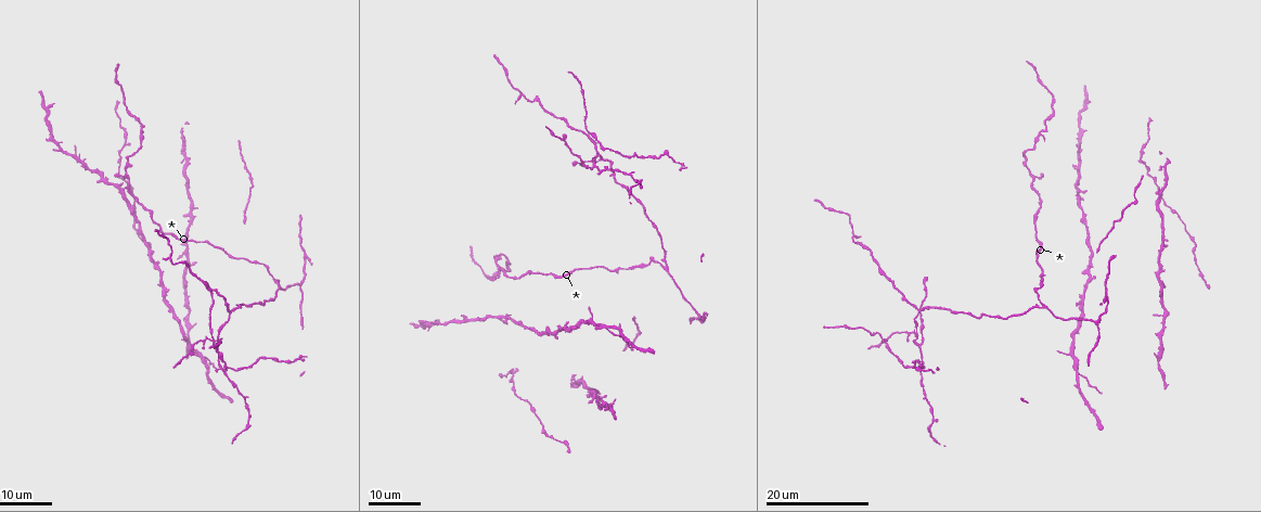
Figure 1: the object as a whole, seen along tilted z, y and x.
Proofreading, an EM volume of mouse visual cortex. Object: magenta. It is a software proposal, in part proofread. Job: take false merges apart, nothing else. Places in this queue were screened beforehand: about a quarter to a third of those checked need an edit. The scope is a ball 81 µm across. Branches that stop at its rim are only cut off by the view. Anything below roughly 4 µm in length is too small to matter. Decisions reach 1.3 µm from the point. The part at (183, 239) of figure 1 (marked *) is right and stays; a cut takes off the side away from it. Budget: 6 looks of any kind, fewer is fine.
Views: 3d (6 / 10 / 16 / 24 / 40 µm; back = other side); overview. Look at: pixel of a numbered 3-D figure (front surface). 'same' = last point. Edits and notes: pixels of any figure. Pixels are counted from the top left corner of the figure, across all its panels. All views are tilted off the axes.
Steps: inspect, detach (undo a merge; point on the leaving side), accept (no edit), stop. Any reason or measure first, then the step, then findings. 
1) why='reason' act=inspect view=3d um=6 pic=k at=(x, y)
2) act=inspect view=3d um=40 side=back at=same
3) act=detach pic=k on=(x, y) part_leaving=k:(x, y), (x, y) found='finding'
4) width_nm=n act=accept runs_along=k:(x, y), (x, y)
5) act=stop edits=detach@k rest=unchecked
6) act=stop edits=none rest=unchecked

why='arms part here' act=inspect view=3d um=16 pic=1 at=(667, 269)

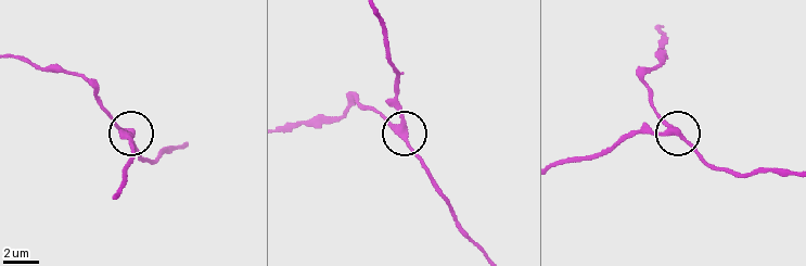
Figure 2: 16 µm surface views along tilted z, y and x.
why='closer look' act=inspect view=3d um=6 pic=2 at=(669, 134)

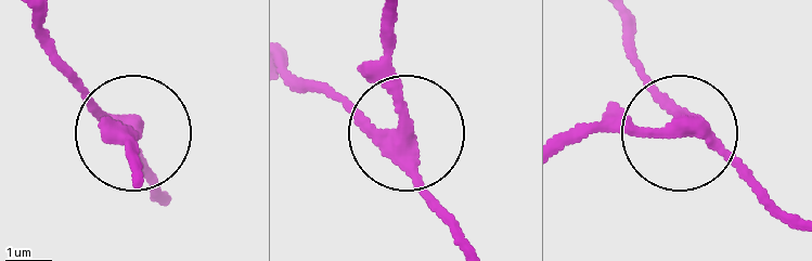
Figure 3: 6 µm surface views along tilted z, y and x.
arms=3 act=accept runs_along=3:(291, 73), (406, 133), (424, 193), (458, 242) found='all the same neuron'

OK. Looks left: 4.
why='sudden change in width' act=inspect view=3d um=24 pic=1 at=(120, 176)

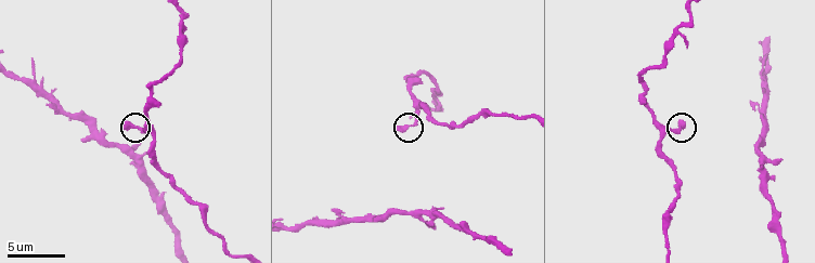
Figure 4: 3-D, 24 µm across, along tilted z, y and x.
why='closer look' act=inspect view=3d um=10 pic=4 at=(127, 127)

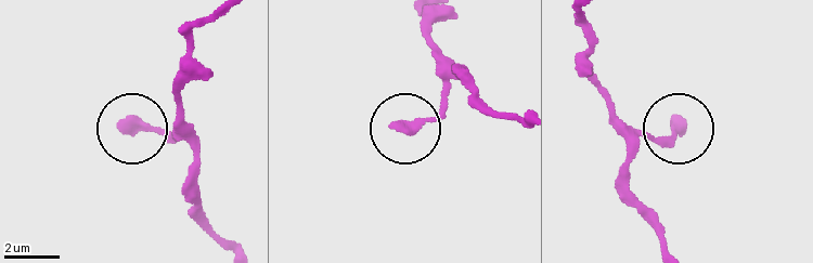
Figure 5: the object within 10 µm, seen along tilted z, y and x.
width_nm=460 act=accept found='one neuron here'

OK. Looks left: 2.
why='branch point' act=inspect view=3d um=16 pic=4 at=(422, 214)

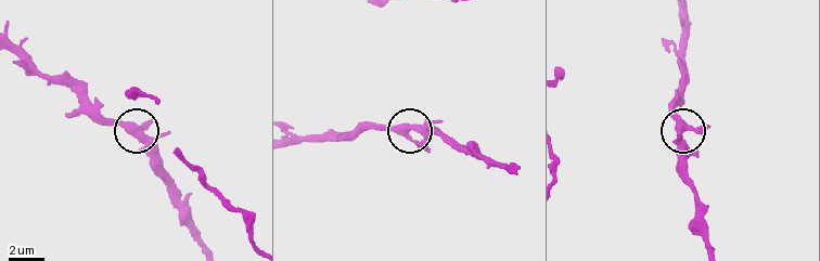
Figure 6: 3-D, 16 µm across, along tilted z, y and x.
act=inspect view=3d um=6 pic=6 at=(680, 131)

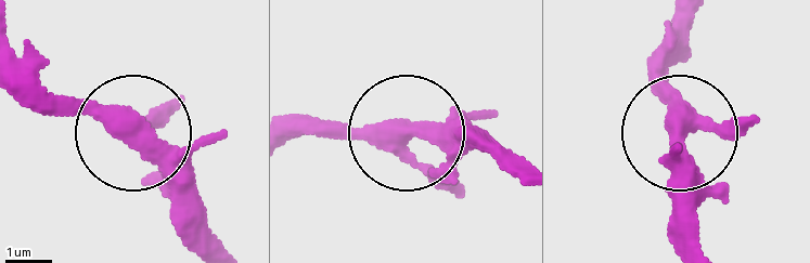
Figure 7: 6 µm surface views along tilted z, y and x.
act=accept found='one neuron here'

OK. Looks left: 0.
act=stop edits=none rest=unchecked

